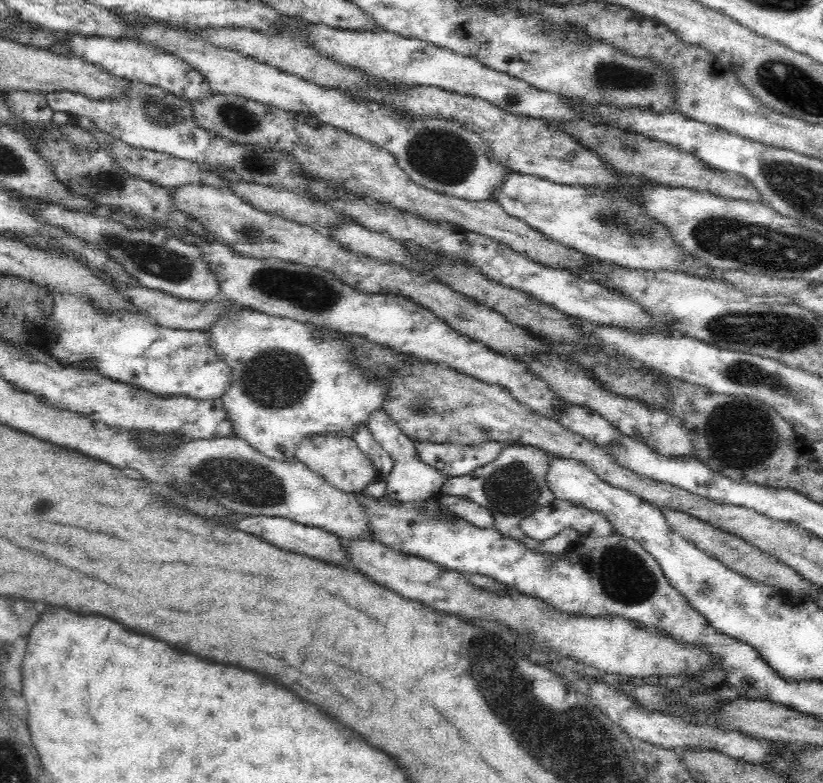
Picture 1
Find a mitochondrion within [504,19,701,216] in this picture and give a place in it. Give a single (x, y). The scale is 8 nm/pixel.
(608, 73)

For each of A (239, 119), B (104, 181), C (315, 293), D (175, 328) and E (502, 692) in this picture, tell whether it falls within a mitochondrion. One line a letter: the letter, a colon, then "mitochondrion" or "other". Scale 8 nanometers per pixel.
A: mitochondrion
B: mitochondrion
C: mitochondrion
D: other
E: mitochondrion

